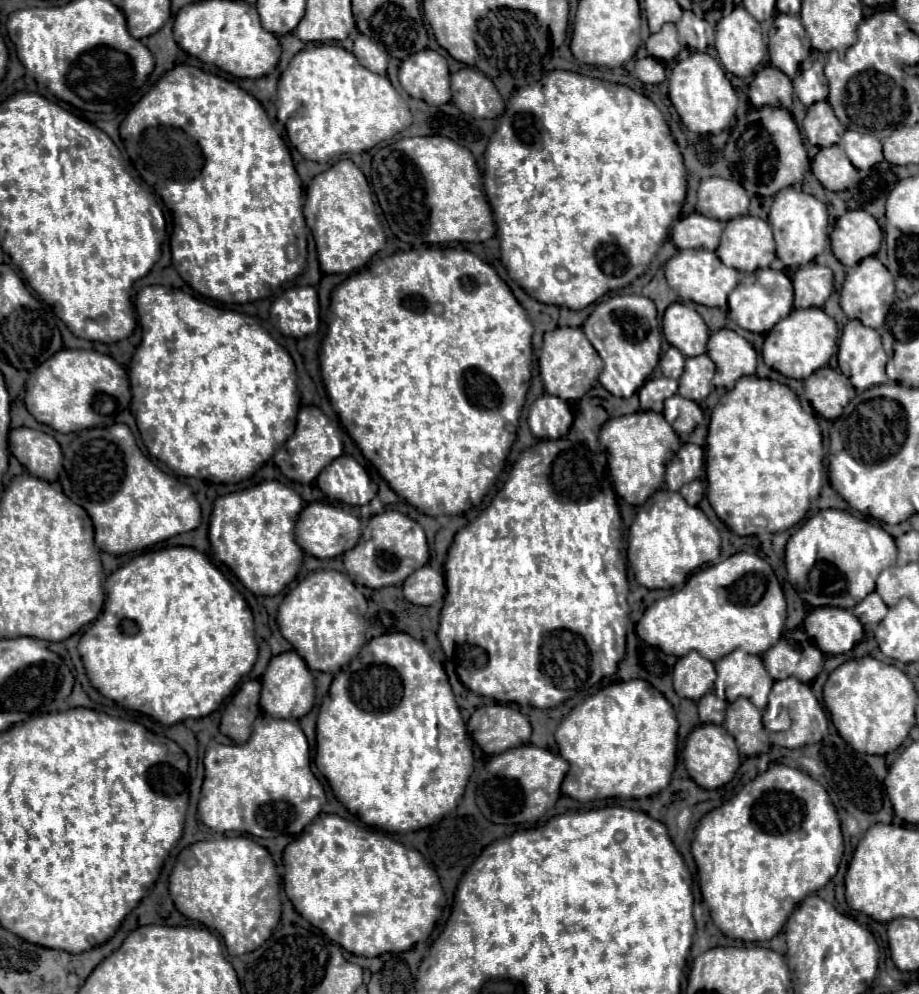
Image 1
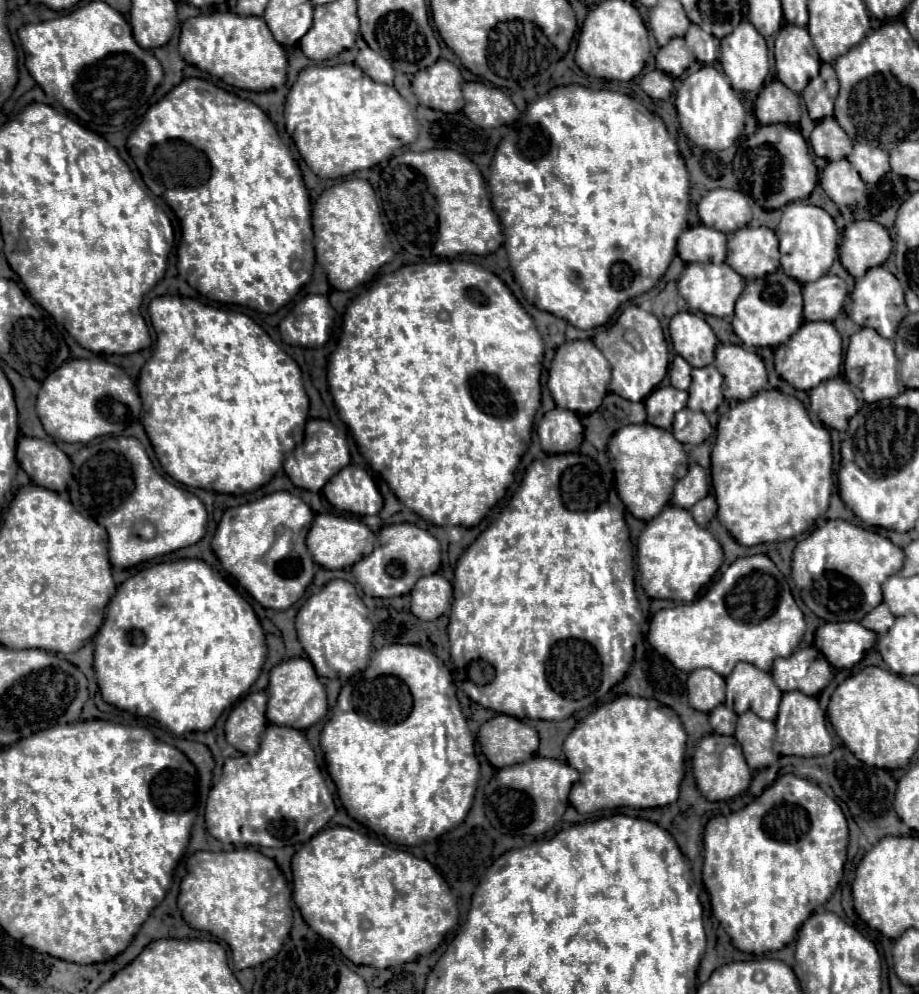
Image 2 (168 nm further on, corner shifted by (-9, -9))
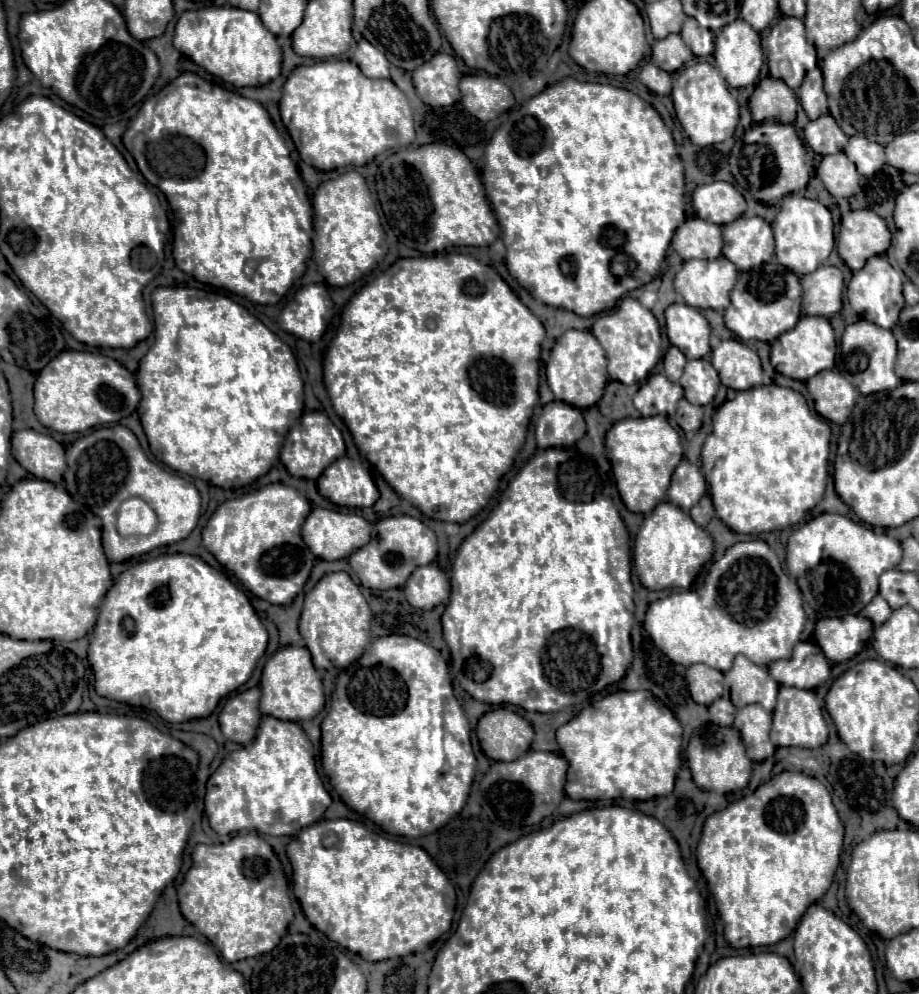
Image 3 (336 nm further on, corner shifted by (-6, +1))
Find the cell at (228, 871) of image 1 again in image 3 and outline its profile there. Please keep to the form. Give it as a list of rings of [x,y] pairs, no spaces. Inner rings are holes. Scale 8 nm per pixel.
[[[240,834],[216,846],[198,844],[192,868],[178,888],[178,902],[182,916],[220,950],[226,962],[266,954],[294,918],[280,860],[258,834]]]

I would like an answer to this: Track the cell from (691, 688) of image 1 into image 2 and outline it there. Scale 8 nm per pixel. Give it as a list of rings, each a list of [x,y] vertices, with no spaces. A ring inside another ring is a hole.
[[[709,668],[693,670],[687,678],[687,696],[689,704],[695,710],[711,712],[711,708],[725,702],[725,680],[721,680],[721,676]],[[721,682],[723,682],[723,692],[721,692]]]

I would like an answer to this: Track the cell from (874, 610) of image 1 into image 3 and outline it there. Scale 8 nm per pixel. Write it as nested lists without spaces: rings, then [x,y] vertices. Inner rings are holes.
[[[878,594],[878,596],[874,596],[874,600],[872,600],[860,614],[862,614],[864,618],[872,620],[874,626],[880,626],[880,624],[884,624],[884,622],[890,618],[892,608],[890,608],[888,602],[886,602],[884,598],[880,598],[880,594]]]

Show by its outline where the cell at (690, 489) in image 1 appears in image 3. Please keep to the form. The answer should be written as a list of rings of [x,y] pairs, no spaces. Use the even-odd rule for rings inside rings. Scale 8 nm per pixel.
[[[704,496],[704,498],[690,510],[690,516],[692,516],[692,520],[694,520],[700,528],[706,528],[708,522],[710,522],[710,518],[714,516],[714,506],[712,506],[710,496]]]

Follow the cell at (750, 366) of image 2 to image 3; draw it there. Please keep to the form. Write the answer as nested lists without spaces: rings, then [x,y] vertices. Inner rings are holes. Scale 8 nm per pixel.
[[[722,340],[720,346],[712,350],[712,366],[728,388],[748,390],[762,384],[762,364],[758,354],[738,340]]]

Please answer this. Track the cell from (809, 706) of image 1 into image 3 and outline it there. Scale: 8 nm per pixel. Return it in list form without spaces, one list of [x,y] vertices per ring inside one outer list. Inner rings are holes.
[[[786,686],[780,688],[770,738],[776,746],[800,746],[800,748],[818,748],[828,740],[828,726],[826,726],[822,708],[818,704],[815,690]]]

